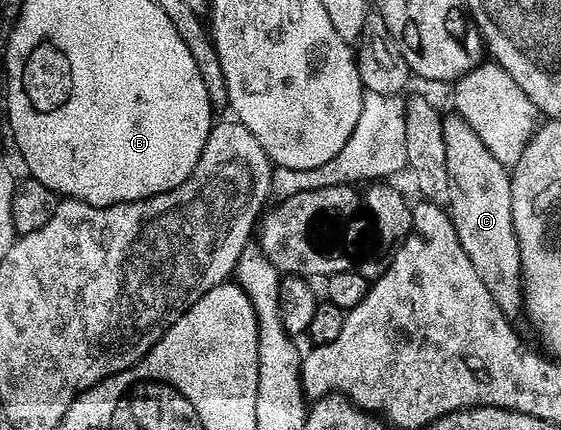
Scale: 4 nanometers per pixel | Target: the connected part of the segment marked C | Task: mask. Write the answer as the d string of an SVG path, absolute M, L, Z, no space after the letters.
M462 118L445 119L444 140L448 144L448 172L454 182L456 202L462 205L462 210L452 214L462 247L507 318L517 319L517 314L524 310L524 283L520 240L512 214L511 171L492 156L484 140Z

